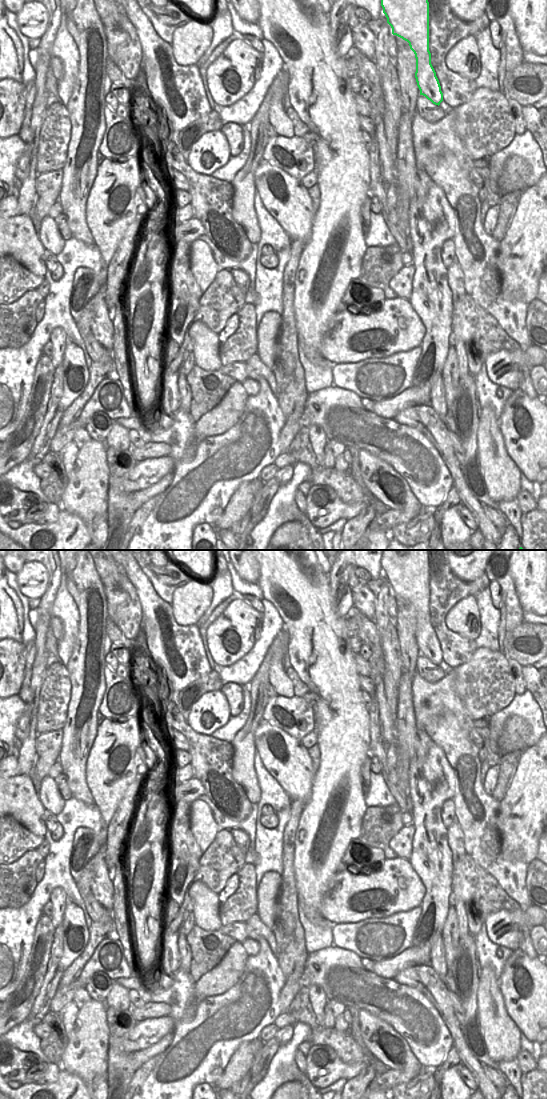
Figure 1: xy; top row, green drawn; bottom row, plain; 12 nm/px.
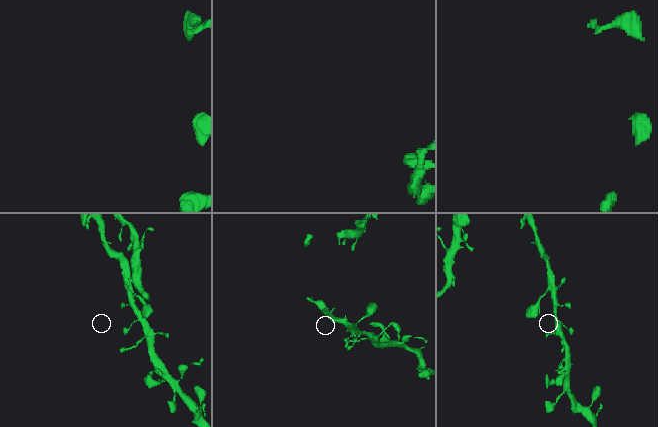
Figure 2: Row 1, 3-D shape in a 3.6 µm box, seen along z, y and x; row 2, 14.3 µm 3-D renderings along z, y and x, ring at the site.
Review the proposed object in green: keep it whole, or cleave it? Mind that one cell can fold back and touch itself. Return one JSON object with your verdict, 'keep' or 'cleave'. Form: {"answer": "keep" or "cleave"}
{"answer": "keep"}

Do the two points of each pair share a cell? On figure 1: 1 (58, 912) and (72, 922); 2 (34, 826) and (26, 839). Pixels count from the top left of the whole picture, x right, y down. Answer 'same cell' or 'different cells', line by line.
1: different cells
2: different cells

